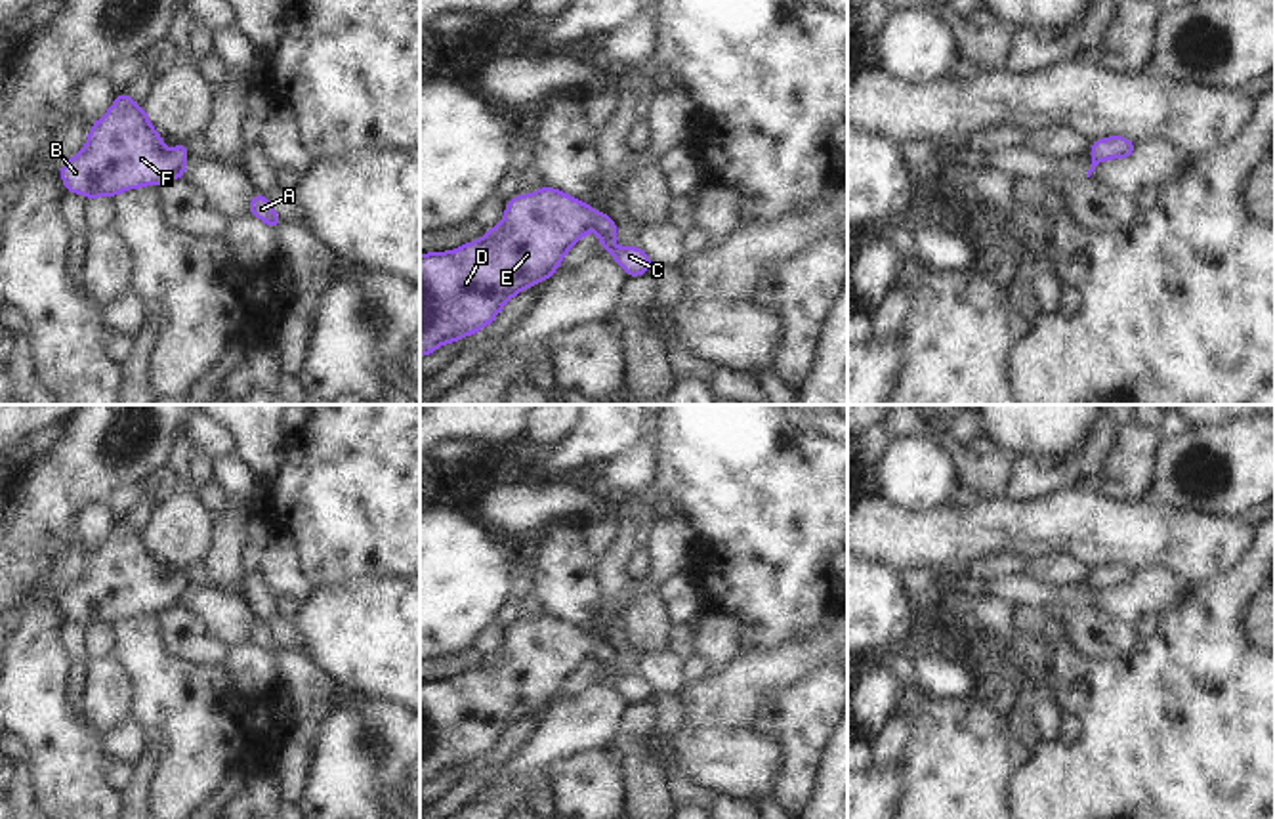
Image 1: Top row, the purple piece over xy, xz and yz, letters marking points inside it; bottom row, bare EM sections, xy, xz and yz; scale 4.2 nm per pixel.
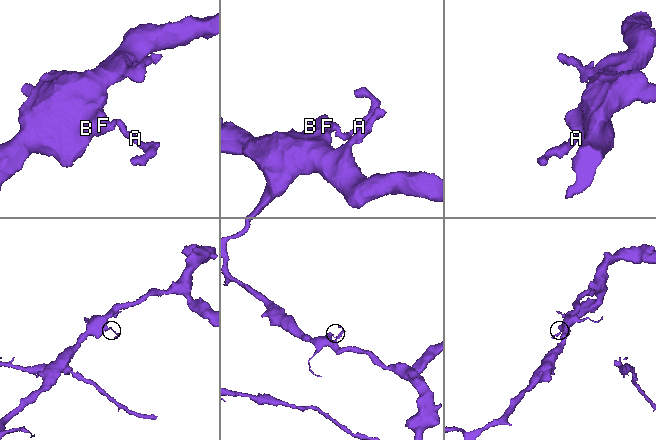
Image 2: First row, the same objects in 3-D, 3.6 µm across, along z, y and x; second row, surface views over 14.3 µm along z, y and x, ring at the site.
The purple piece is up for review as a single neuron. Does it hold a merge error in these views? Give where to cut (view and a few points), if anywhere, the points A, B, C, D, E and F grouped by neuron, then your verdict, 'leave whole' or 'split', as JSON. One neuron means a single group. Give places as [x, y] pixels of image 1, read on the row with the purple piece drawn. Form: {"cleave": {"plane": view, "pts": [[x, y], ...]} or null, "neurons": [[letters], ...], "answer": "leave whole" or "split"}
{"cleave": null, "neurons": [["A", "B", "C", "D", "E", "F"]], "answer": "leave whole"}

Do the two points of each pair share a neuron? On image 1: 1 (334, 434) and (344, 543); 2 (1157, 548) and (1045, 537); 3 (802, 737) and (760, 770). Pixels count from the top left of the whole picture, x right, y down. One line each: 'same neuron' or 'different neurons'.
1: same neuron
2: same neuron
3: different neurons

